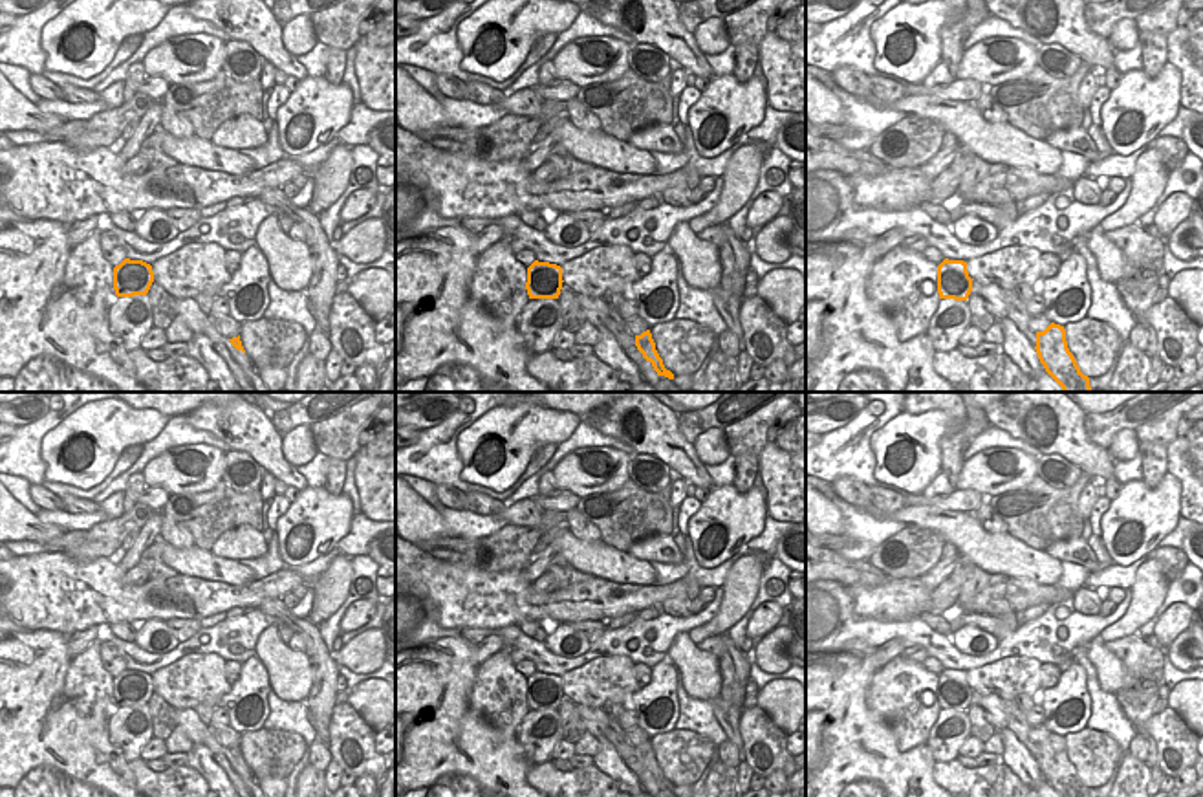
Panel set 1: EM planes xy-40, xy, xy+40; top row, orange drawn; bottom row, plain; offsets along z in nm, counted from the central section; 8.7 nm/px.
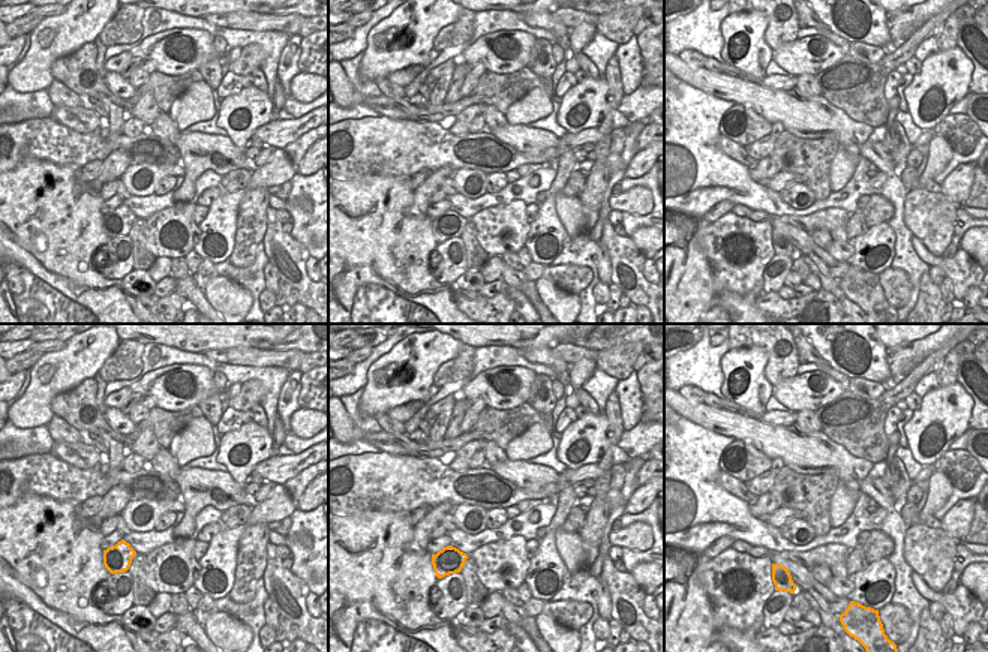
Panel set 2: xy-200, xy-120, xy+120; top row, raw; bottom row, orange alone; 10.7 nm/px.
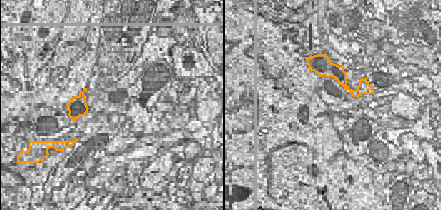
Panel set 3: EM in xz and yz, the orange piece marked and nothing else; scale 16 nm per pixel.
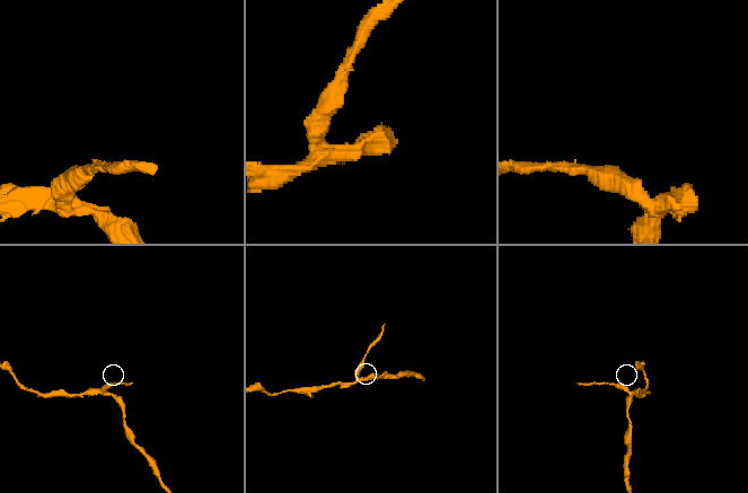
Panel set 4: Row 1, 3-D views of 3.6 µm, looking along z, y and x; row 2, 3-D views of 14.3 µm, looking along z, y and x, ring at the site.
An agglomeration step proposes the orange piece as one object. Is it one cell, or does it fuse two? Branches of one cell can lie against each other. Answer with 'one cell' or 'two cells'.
one cell

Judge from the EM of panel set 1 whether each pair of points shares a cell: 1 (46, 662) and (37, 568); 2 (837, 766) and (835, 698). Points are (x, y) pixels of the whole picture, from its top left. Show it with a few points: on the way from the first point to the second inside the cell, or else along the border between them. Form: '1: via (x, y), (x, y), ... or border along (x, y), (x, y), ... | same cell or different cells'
1: border along (24, 629), (54, 629), (66, 636) | different cells
2: via (837, 750), (835, 715) | same cell

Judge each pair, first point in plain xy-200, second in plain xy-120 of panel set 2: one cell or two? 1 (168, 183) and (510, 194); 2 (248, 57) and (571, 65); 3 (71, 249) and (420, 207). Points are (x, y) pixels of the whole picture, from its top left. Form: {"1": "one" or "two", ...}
{"1": "two", "2": "one", "3": "two"}

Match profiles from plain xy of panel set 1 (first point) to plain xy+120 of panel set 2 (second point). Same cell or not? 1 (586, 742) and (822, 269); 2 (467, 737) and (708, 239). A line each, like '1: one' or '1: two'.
1: two
2: two

